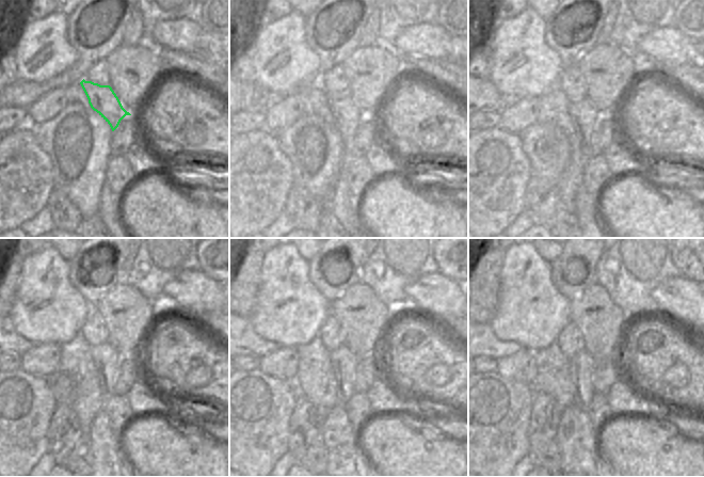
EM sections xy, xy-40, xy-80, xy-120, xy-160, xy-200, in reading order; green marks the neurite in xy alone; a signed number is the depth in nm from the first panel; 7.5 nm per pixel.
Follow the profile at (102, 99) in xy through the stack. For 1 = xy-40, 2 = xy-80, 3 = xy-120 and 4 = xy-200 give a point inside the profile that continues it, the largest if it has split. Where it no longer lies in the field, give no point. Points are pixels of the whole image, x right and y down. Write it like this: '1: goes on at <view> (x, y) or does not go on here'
1: goes on at xy-40 (347, 114)
2: goes on at xy-80 (585, 115)
3: goes on at xy-120 (106, 358)
4: goes on at xy-200 (581, 367)

